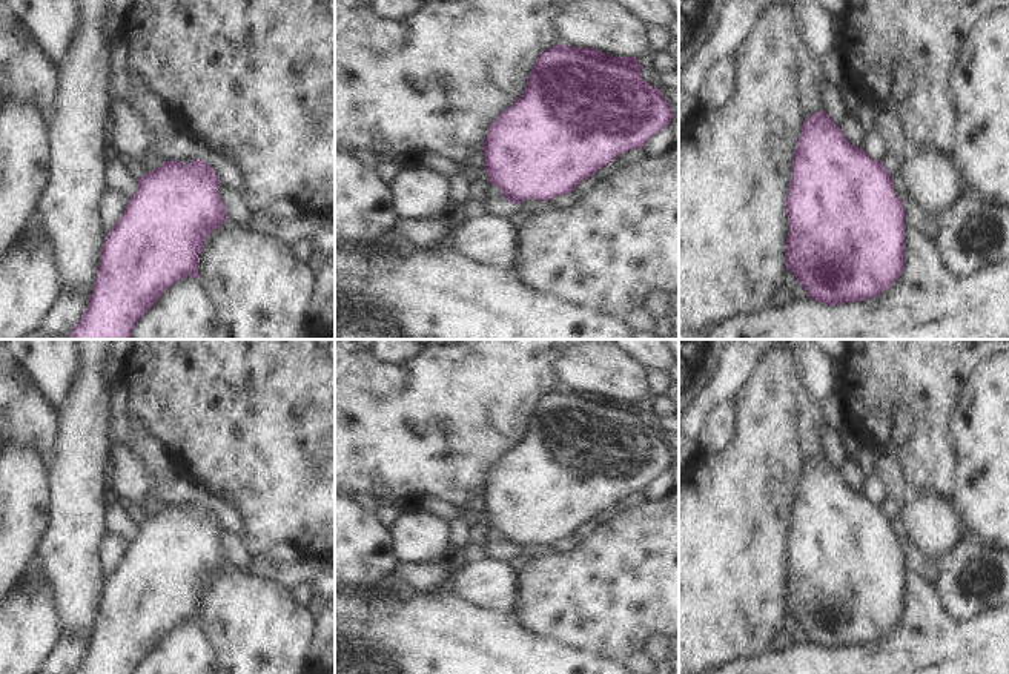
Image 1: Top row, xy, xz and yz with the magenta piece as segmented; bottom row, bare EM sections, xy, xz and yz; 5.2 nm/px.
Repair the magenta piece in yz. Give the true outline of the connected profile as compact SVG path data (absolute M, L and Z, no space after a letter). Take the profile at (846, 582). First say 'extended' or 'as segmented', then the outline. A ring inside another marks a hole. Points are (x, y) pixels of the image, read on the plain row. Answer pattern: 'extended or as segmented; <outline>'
as segmented; M825 454L805 462L791 508L786 614L825 649L866 645L888 634L906 610L903 545L883 505L851 488Z

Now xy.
as segmented; M190 504L187 510L183 505L163 505L154 516L144 516L138 522L135 539L127 542L124 556L114 573L106 577L92 637L74 674L134 674L138 663L167 631L187 620L198 622L197 611L206 582L227 563L218 537L220 527L213 511L201 504Z

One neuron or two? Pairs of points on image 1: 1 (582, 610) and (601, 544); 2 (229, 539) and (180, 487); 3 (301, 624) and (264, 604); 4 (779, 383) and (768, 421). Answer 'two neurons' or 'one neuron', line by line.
1: one neuron
2: two neurons
3: one neuron
4: one neuron

